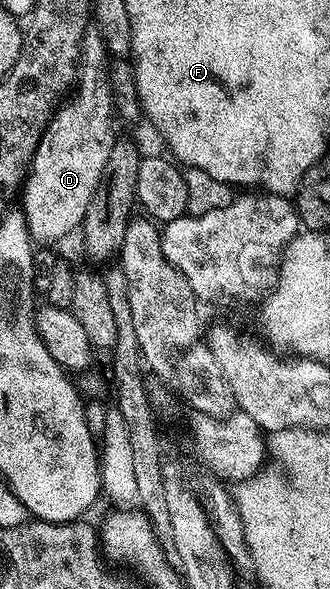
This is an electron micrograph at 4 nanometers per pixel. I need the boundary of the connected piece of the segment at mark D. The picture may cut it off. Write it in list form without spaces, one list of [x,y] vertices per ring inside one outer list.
[[[85,32],[77,84],[73,89],[75,94],[52,113],[35,154],[31,156],[31,164],[21,187],[21,208],[32,242],[59,241],[82,226],[85,211],[89,211],[89,199],[93,199],[93,191],[97,191],[97,182],[109,159],[109,151],[113,151],[113,143],[117,140],[115,96],[111,93],[111,78],[105,61],[103,65],[103,57],[103,38],[98,32]]]

